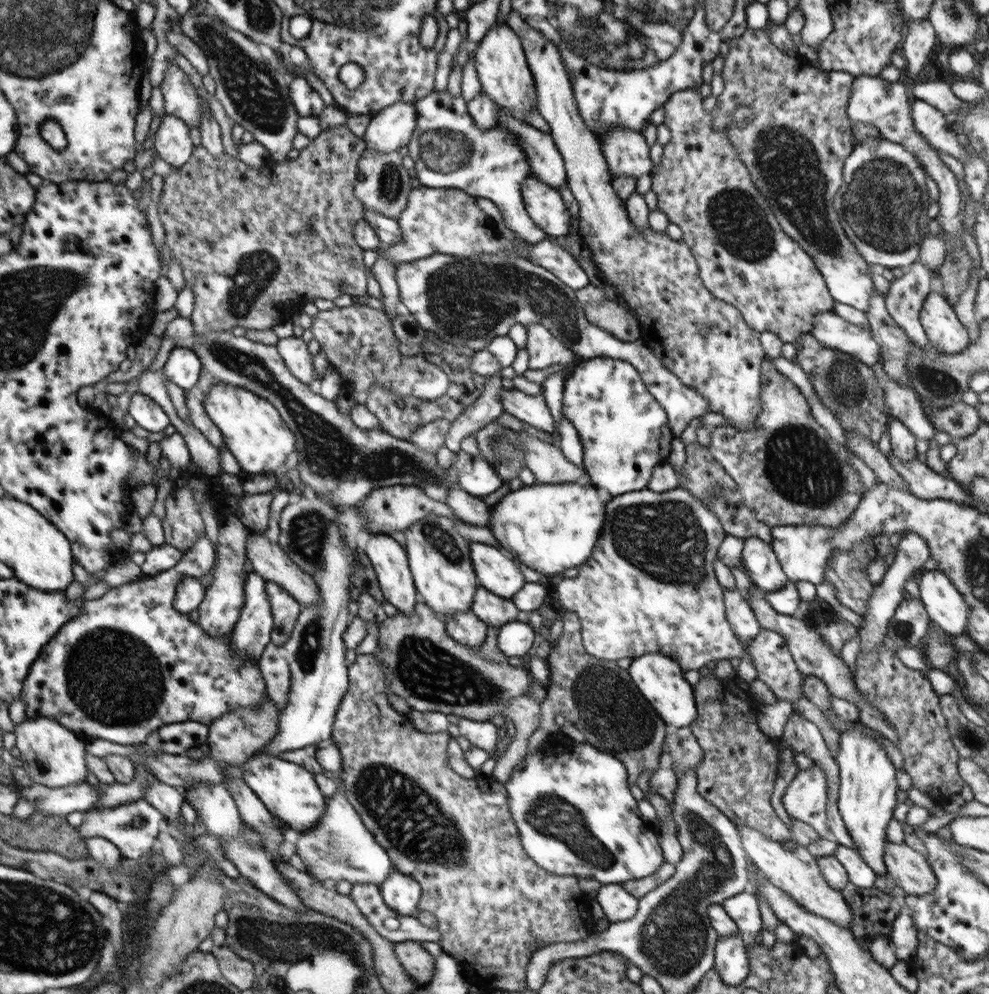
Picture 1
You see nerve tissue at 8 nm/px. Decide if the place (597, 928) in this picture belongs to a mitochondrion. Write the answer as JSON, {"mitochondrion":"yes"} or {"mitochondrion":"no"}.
{"mitochondrion":"no"}

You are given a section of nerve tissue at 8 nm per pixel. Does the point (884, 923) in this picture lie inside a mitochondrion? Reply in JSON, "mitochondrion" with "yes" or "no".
{"mitochondrion":"no"}

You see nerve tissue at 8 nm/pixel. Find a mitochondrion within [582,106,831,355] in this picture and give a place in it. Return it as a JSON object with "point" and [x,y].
{"point":[741,223]}

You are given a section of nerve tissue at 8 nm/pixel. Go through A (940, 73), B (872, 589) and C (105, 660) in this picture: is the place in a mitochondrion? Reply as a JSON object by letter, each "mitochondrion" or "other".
{"A":"other","B":"other","C":"mitochondrion"}

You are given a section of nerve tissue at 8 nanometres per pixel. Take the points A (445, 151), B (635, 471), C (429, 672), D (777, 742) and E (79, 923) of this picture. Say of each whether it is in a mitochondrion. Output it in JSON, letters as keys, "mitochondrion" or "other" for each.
{"A":"mitochondrion","B":"other","C":"mitochondrion","D":"other","E":"mitochondrion"}

